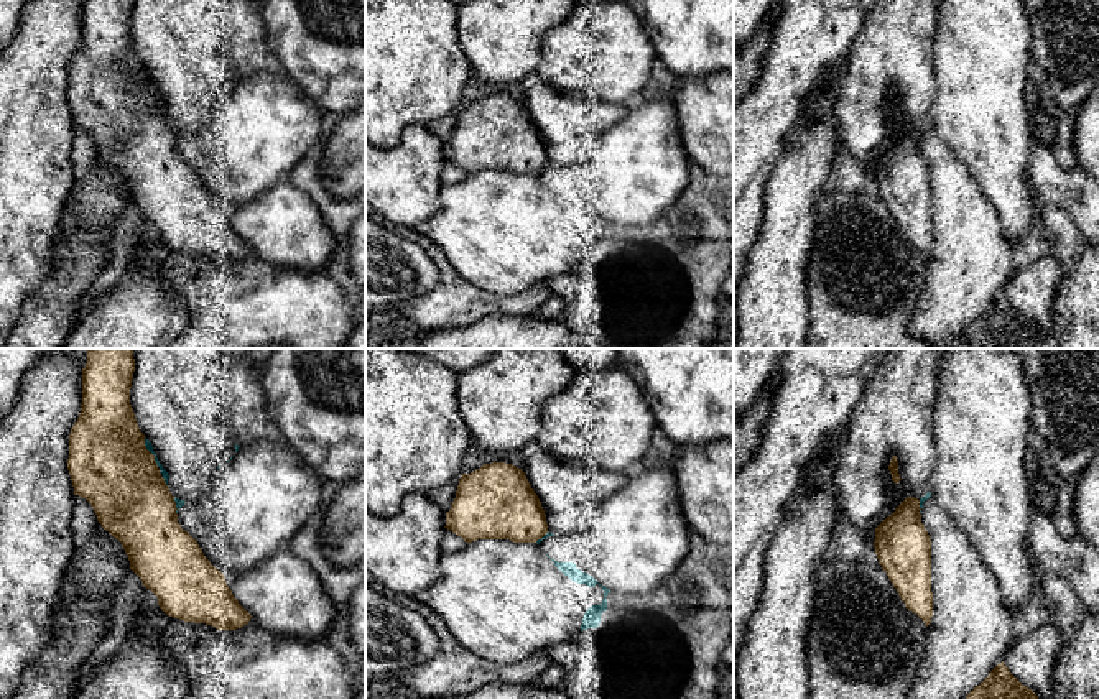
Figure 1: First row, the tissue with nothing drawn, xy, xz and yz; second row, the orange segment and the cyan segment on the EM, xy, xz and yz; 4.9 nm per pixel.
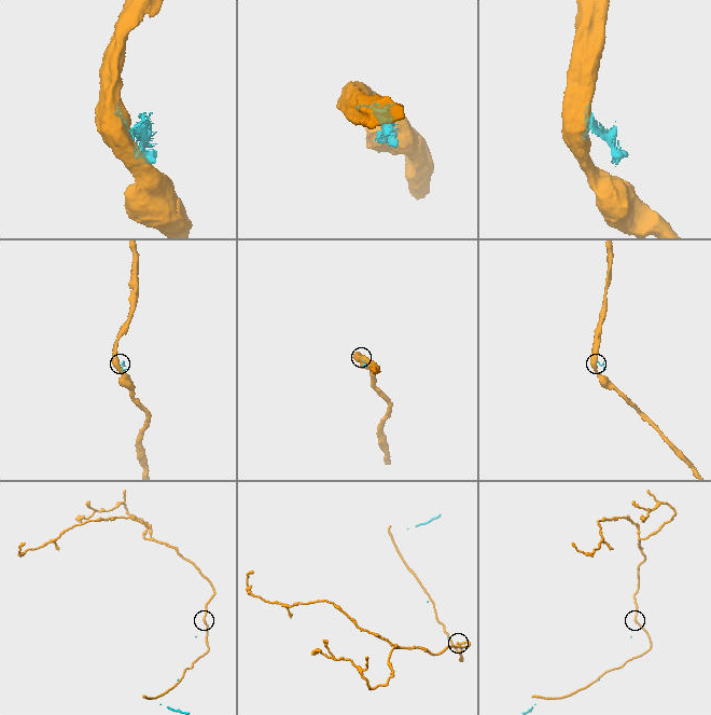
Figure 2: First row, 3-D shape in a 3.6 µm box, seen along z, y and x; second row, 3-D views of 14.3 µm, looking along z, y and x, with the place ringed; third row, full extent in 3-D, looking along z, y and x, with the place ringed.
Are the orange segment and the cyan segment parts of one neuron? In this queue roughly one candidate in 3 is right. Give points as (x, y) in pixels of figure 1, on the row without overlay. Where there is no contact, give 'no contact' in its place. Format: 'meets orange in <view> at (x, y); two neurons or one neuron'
meets orange in xy at (150, 84); two neurons

